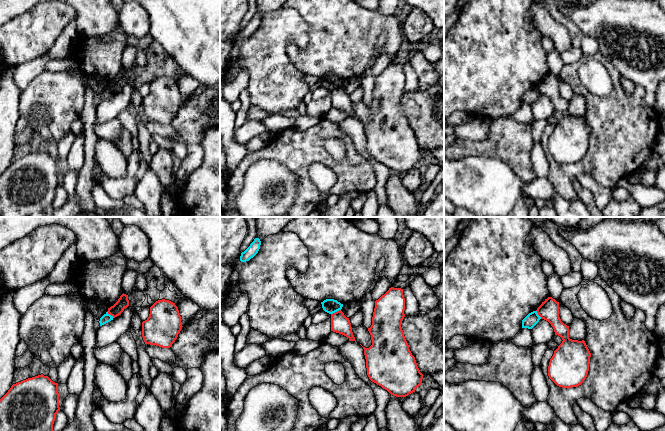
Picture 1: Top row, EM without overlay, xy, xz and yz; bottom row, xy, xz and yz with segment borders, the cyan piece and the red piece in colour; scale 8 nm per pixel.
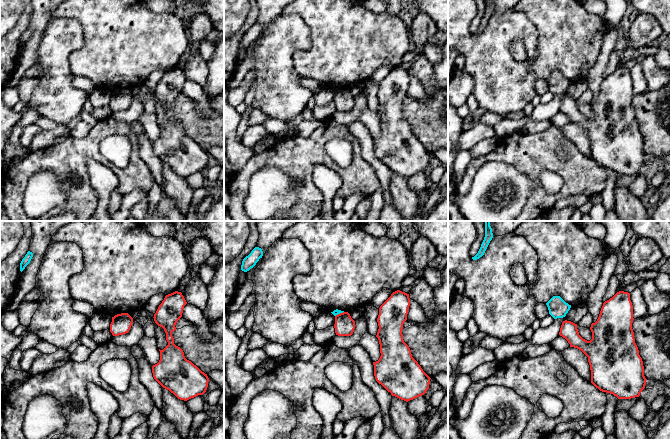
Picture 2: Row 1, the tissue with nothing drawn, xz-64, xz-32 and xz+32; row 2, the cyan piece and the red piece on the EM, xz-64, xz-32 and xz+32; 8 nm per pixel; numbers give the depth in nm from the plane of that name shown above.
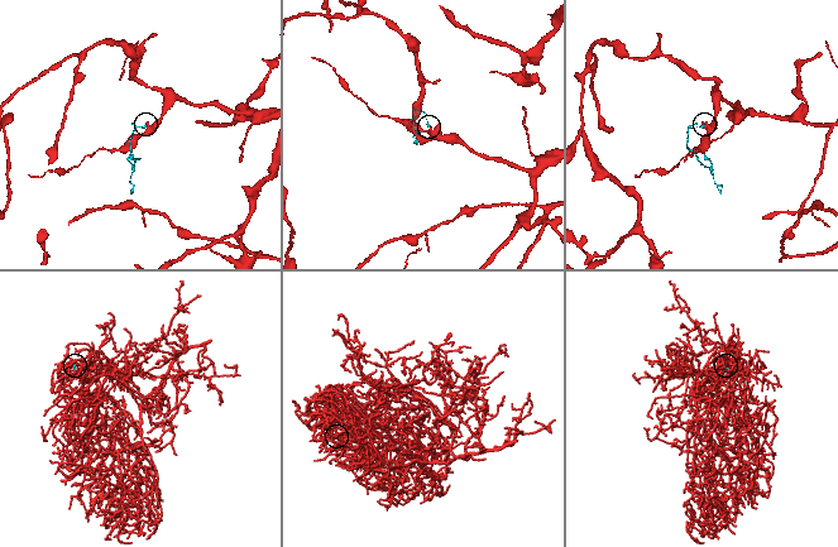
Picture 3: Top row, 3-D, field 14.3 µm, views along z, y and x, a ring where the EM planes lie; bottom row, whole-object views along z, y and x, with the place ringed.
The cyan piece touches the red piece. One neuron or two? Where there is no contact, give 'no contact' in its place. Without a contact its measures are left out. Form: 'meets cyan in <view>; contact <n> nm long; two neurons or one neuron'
meets cyan in xz; contact 90 nm long; two neurons

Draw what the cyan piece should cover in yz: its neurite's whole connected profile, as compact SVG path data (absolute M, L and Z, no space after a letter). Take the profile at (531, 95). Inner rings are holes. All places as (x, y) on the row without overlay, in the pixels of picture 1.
M533 87L522 96L522 104L532 105L540 95L541 93L538 91L537 87Z

